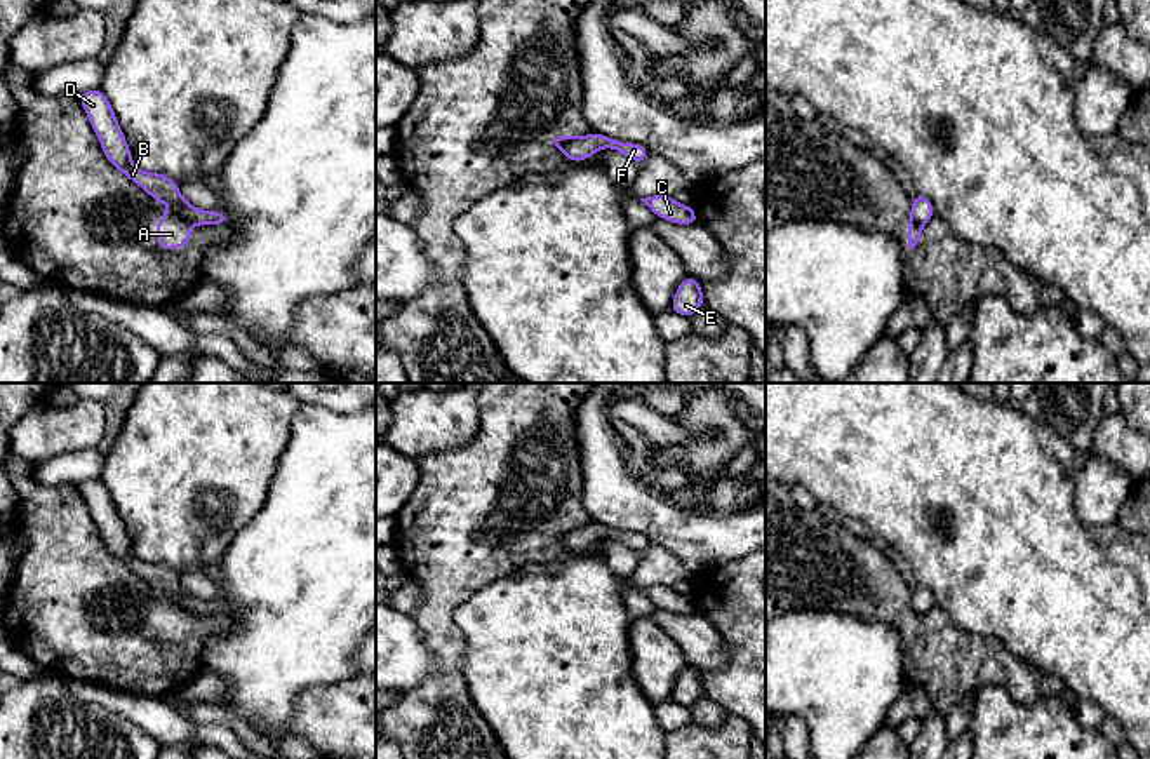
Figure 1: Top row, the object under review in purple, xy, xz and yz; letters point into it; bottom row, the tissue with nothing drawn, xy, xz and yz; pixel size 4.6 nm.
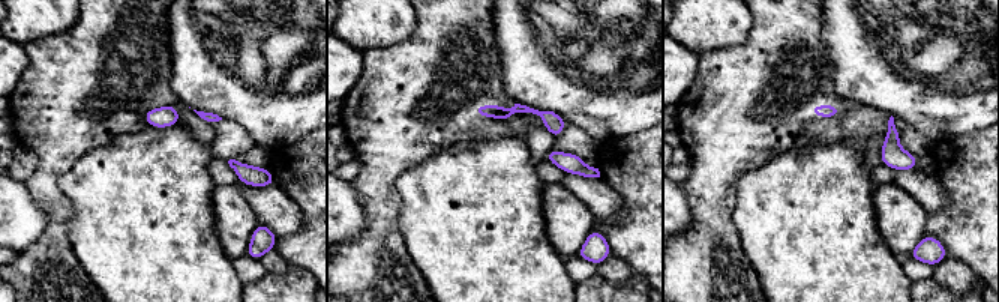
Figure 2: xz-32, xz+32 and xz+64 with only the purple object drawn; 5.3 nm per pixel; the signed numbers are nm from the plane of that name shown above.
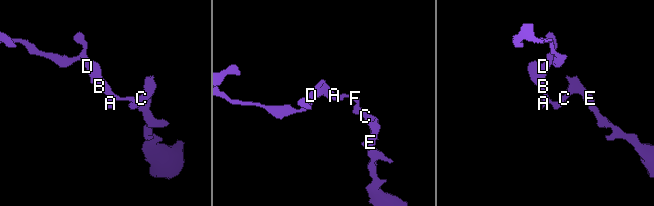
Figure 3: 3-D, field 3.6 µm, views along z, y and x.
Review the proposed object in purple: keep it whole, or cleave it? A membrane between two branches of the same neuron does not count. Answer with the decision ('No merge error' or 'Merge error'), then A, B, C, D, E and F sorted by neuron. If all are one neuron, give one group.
Merge error. Groups: A / B C D E F

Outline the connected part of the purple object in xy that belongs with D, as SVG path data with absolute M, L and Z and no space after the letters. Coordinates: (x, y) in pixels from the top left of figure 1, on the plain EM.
M101 479L85 480L77 487L89 507L92 521L99 527L99 534L108 552L113 557L141 576L150 587L169 595L191 613L204 616L230 613L230 606L223 601L202 601L188 594L181 587L179 574L172 568L158 562L144 562L132 554L130 538L117 512L111 493Z

